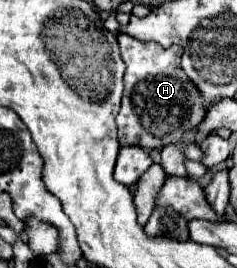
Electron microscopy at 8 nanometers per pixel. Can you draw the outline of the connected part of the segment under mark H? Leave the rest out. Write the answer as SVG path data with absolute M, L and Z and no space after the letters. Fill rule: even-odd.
M118 34L118 44L120 44L120 56L126 64L124 96L122 96L120 112L116 116L120 146L140 144L142 148L156 148L158 142L162 142L164 146L180 140L180 136L188 128L194 128L200 122L200 112L204 112L204 100L196 96L196 88L192 88L192 84L188 84L184 74L180 72L180 48L176 46L162 48L156 42L140 42L128 34Z

